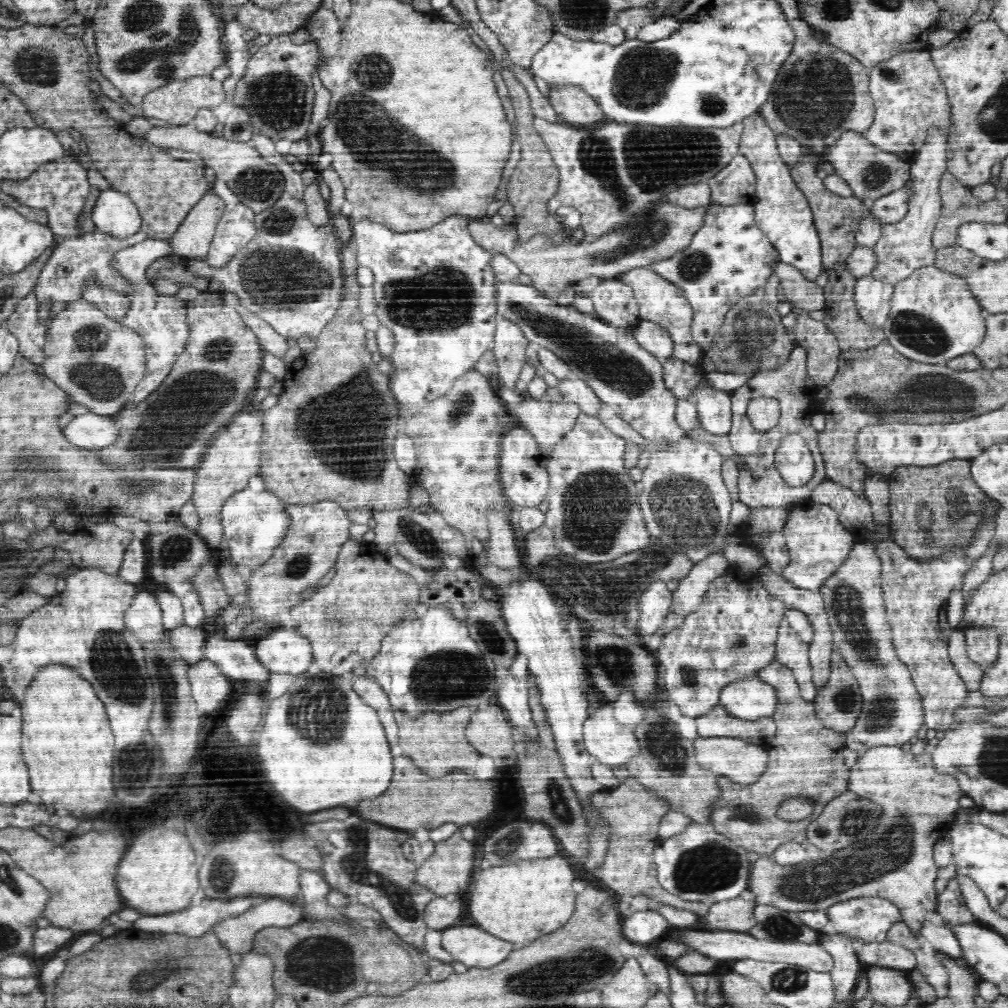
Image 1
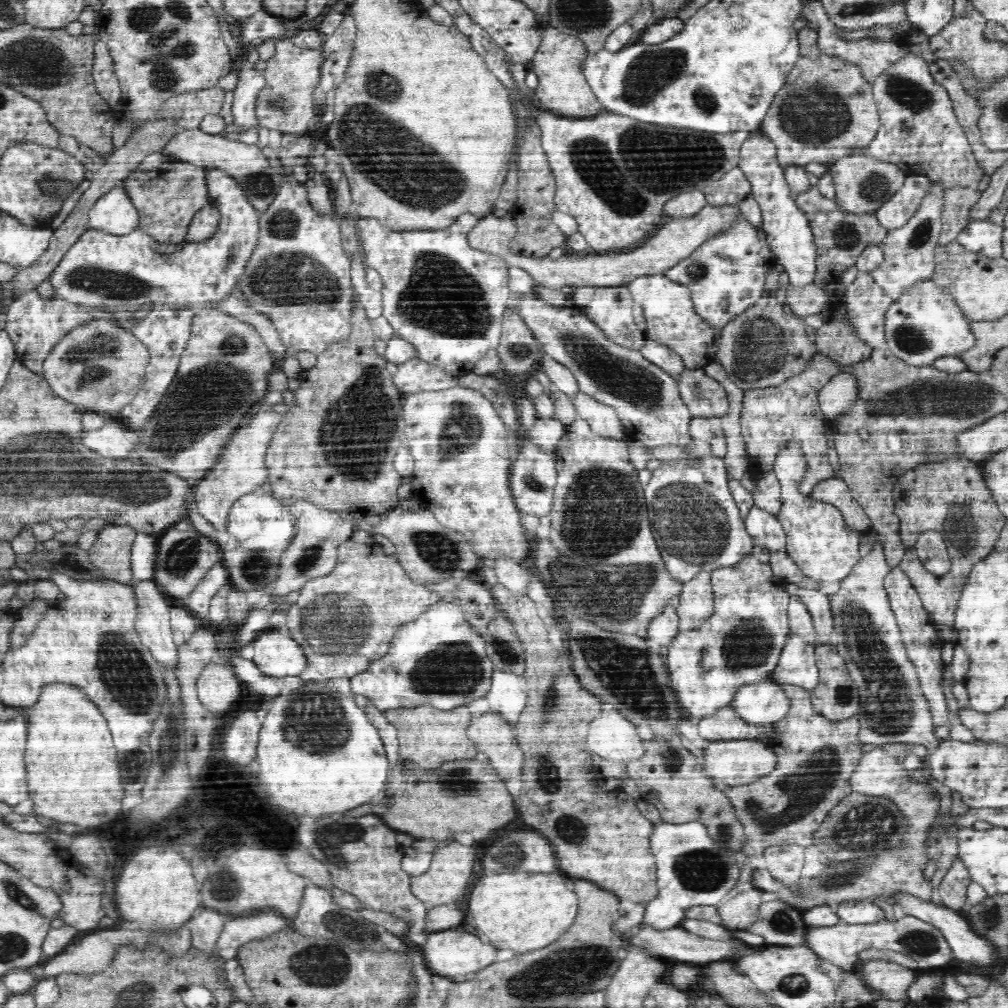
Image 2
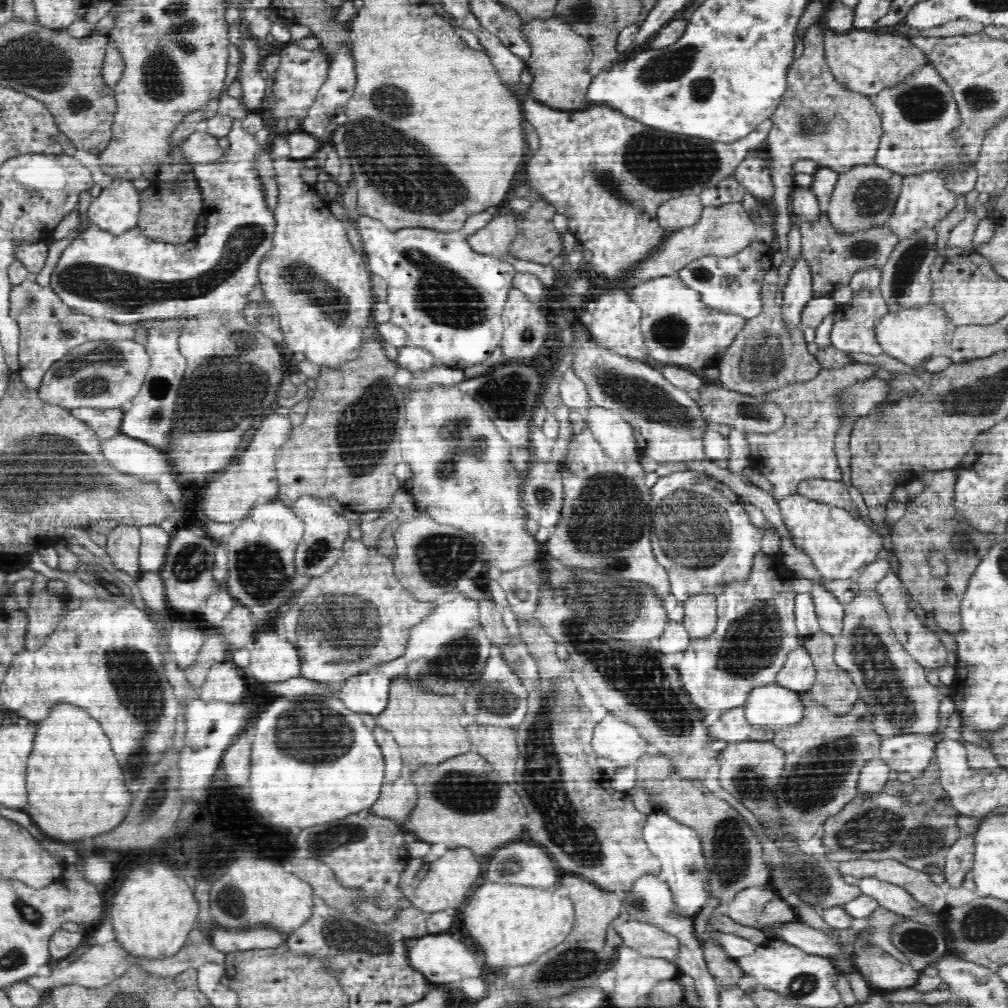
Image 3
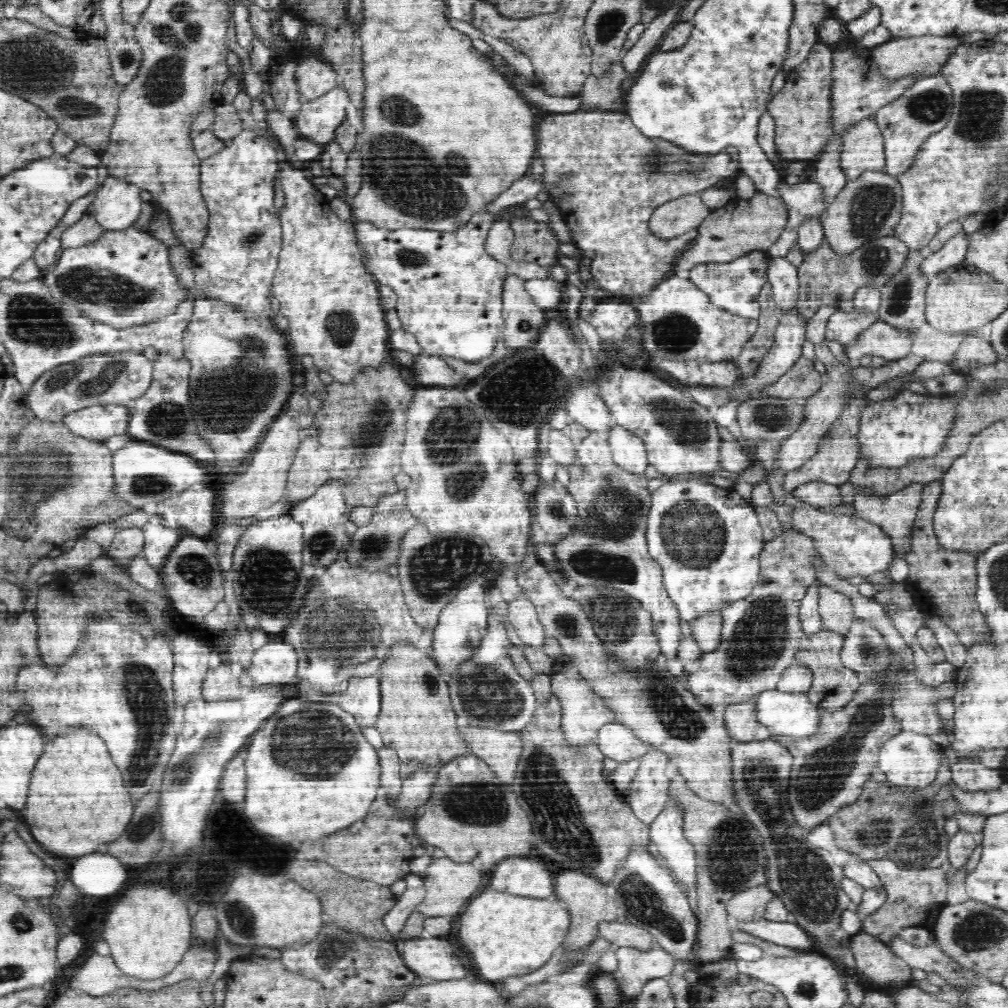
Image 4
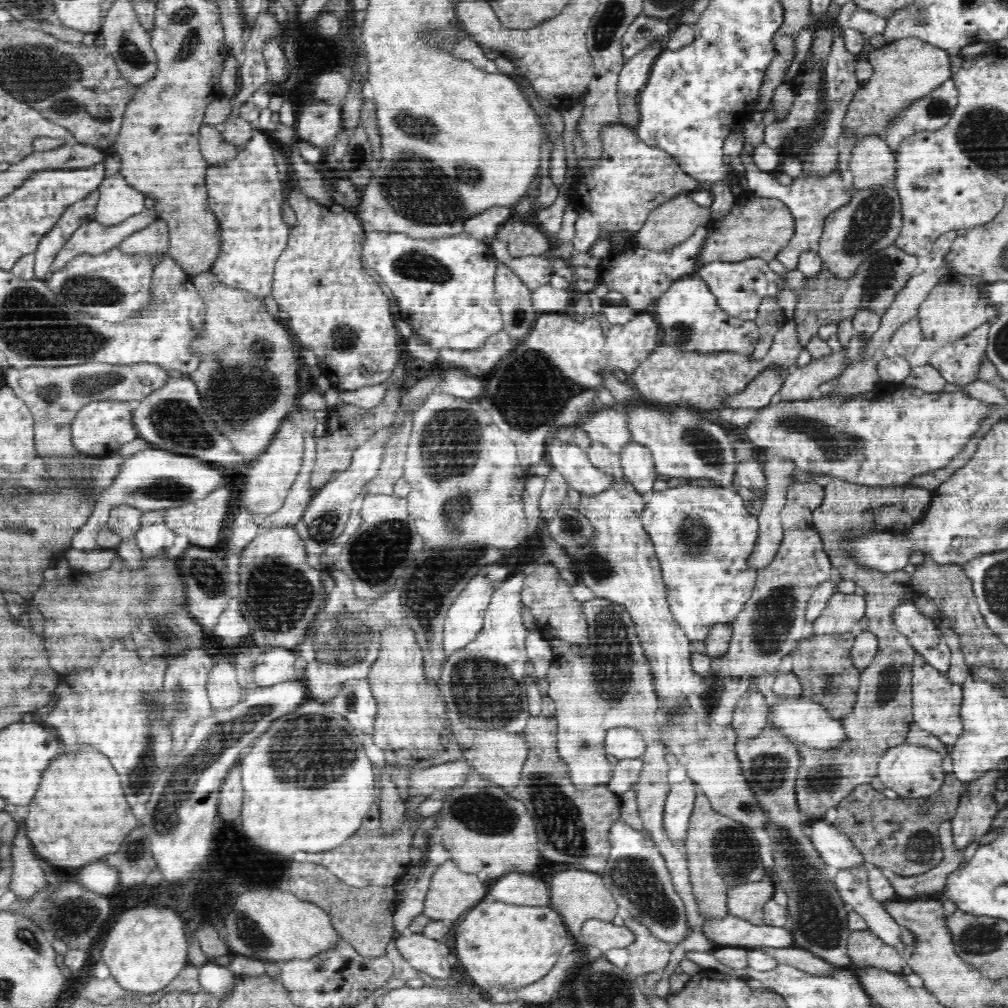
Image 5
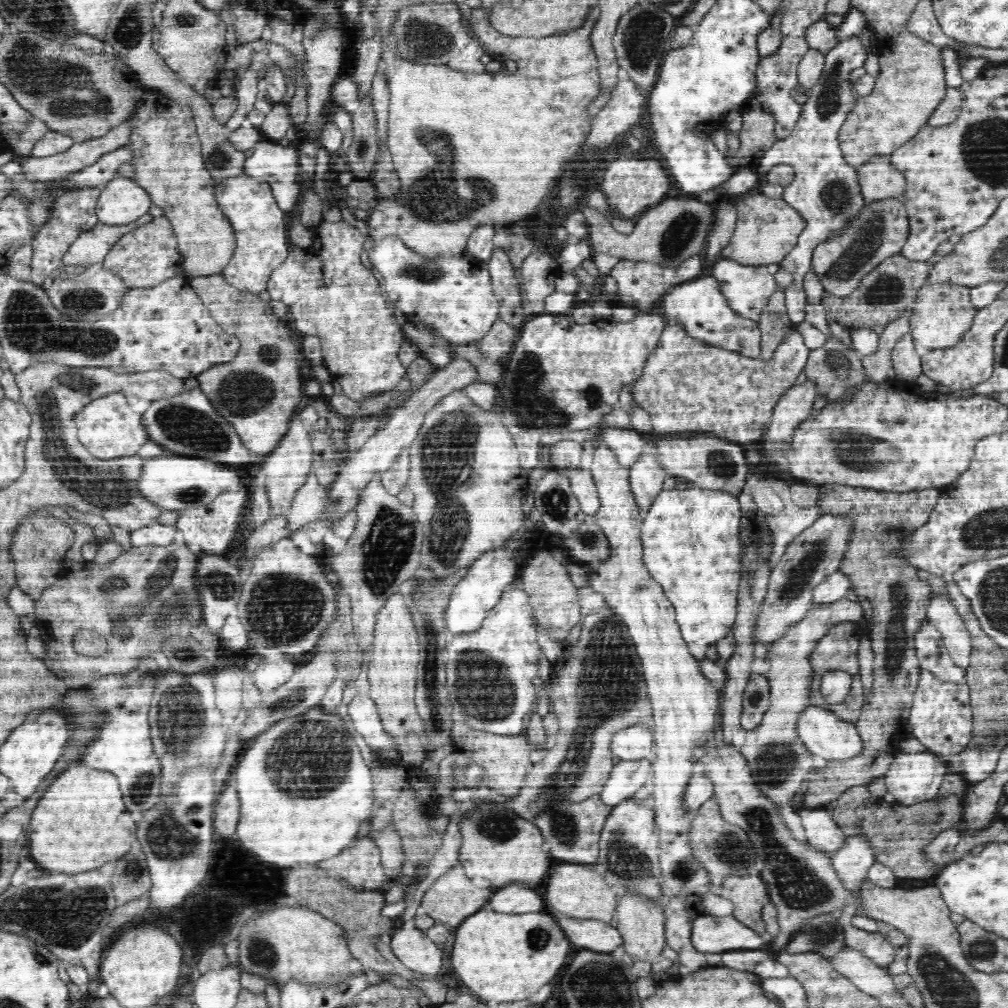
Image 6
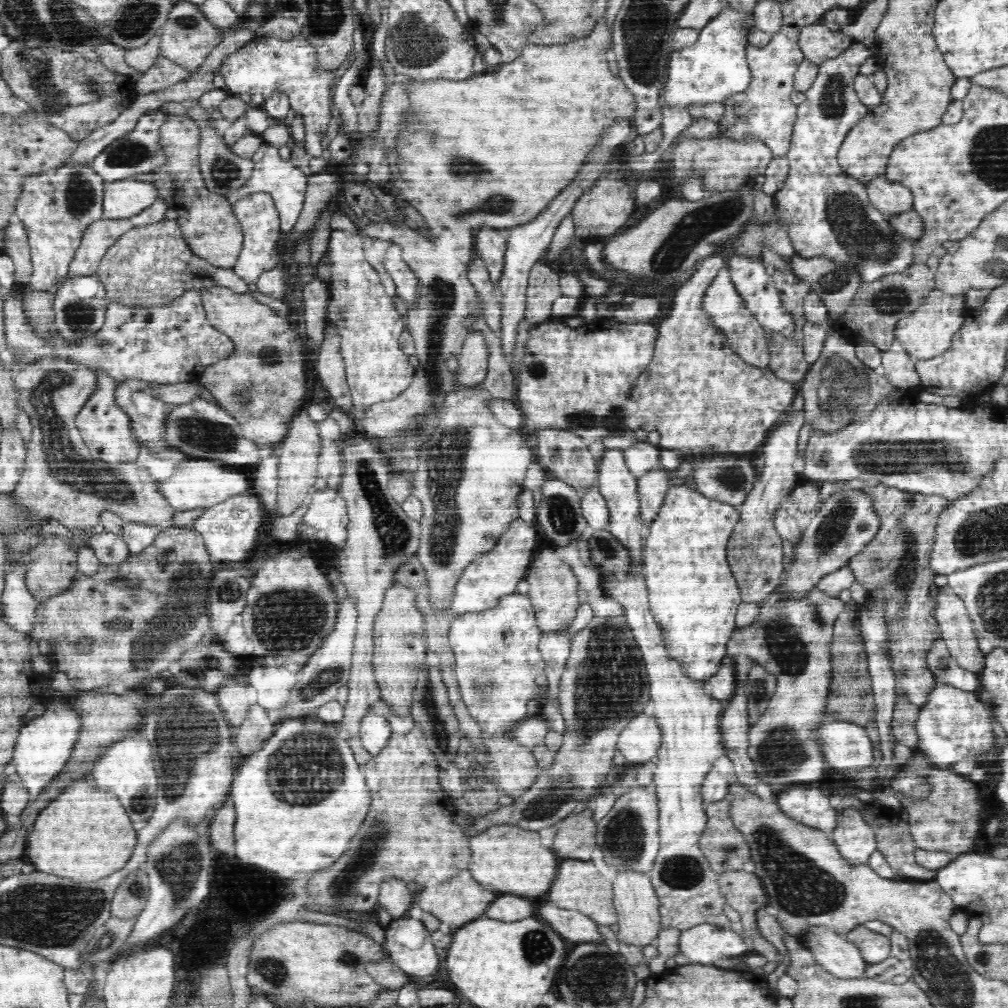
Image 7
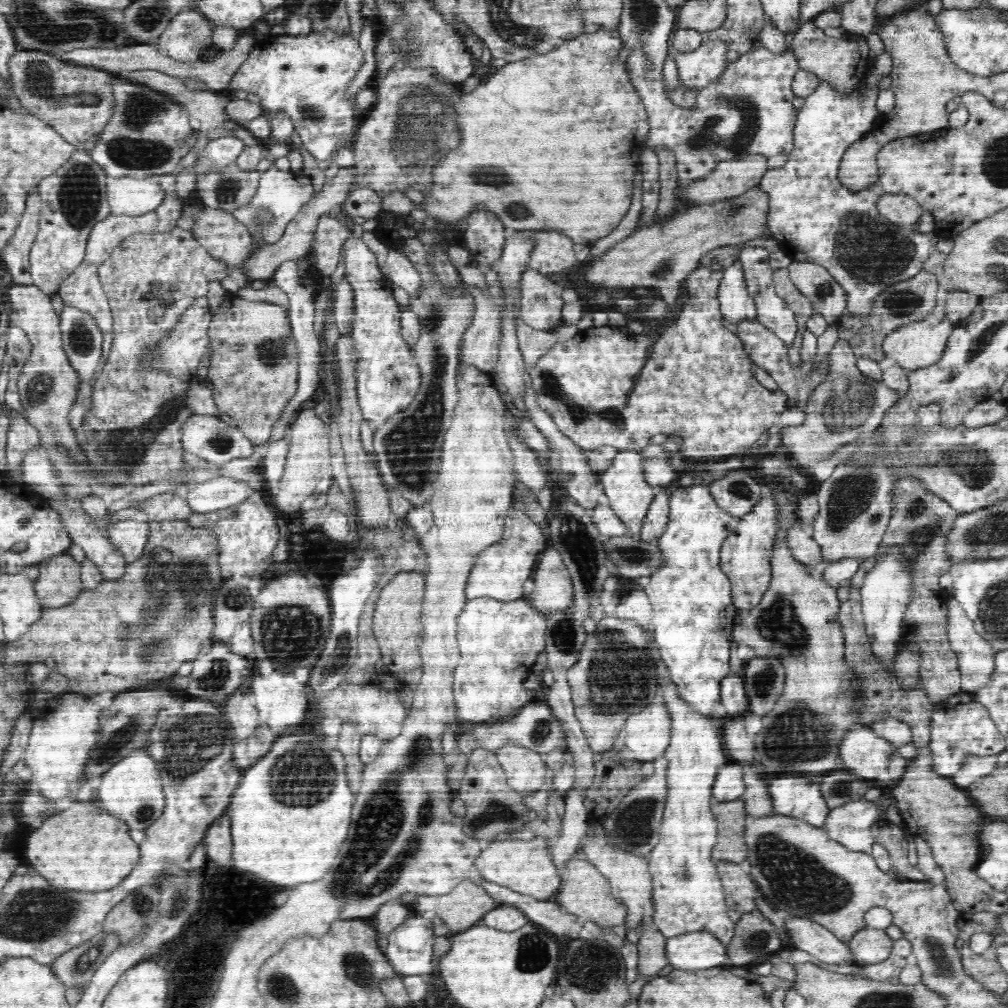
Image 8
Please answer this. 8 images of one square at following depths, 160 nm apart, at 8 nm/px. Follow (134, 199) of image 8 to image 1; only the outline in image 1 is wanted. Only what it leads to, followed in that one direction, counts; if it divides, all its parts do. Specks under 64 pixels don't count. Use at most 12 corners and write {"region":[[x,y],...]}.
{"region":[[100,191],[91,211],[96,229],[114,238],[141,231],[132,199]]}

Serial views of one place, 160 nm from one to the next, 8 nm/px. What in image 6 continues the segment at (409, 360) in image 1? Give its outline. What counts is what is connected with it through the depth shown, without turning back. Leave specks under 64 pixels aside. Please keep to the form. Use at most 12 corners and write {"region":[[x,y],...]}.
{"region":[[368,250],[390,306],[458,345],[499,317],[485,260]]}

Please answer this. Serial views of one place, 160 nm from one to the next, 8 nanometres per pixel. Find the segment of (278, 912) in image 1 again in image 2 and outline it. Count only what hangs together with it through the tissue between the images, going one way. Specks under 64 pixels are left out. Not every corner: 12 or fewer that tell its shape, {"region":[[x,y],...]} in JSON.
{"region":[[274,910],[230,920],[215,954],[225,961],[254,939],[276,934],[294,918]]}

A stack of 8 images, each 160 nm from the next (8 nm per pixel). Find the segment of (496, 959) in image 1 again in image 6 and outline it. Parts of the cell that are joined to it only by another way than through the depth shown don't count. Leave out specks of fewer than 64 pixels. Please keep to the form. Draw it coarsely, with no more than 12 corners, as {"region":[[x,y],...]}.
{"region":[[416,927],[391,933],[394,956],[434,977],[444,952]]}

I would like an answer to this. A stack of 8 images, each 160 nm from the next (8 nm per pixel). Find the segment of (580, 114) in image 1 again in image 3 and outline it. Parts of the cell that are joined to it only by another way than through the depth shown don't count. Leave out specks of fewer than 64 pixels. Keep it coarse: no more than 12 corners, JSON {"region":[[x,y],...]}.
{"region":[[564,17],[528,21],[532,96],[580,111],[590,43]]}

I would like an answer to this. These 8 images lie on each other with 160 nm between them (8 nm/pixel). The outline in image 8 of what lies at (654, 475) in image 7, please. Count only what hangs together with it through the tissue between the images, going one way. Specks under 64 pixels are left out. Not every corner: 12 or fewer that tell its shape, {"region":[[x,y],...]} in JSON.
{"region":[[664,488],[654,498],[638,538],[654,542],[666,530],[669,498]]}

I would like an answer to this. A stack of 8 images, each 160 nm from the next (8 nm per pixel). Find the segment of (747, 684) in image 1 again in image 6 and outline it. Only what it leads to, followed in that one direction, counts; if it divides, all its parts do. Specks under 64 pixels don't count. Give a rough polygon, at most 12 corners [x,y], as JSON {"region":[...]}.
{"region":[[821,707],[800,711],[796,733],[827,761],[863,750],[855,724]]}

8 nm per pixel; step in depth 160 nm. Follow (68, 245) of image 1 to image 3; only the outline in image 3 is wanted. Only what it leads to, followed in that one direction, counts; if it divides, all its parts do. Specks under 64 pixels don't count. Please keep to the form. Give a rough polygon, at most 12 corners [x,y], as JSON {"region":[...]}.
{"region":[[232,118],[190,243],[91,224],[49,286],[118,324],[244,310],[274,211]]}

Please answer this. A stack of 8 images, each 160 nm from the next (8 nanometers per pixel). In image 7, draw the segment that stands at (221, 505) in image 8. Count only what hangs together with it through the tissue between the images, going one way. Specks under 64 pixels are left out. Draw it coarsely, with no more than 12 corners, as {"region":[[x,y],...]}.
{"region":[[190,460],[160,493],[176,510],[210,509],[248,487],[244,474]]}

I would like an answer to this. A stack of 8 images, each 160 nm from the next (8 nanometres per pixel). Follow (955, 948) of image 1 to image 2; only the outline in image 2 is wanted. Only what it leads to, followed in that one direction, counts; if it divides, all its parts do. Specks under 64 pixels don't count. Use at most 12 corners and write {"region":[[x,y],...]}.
{"region":[[912,915],[809,927],[805,945],[854,974],[866,948],[918,969],[952,960],[941,930]]}

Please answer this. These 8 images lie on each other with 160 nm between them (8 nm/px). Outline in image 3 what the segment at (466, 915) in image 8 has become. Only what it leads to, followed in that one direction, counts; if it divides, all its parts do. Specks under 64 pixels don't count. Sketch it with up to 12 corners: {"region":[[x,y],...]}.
{"region":[[470,849],[424,863],[403,893],[425,913],[458,909],[482,870]]}

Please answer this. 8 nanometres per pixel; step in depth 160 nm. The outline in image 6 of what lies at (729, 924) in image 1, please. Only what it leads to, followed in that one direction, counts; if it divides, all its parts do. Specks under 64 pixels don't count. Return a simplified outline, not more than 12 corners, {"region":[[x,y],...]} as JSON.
{"region":[[758,874],[726,877],[716,896],[732,902],[733,916],[766,936],[769,902]]}

